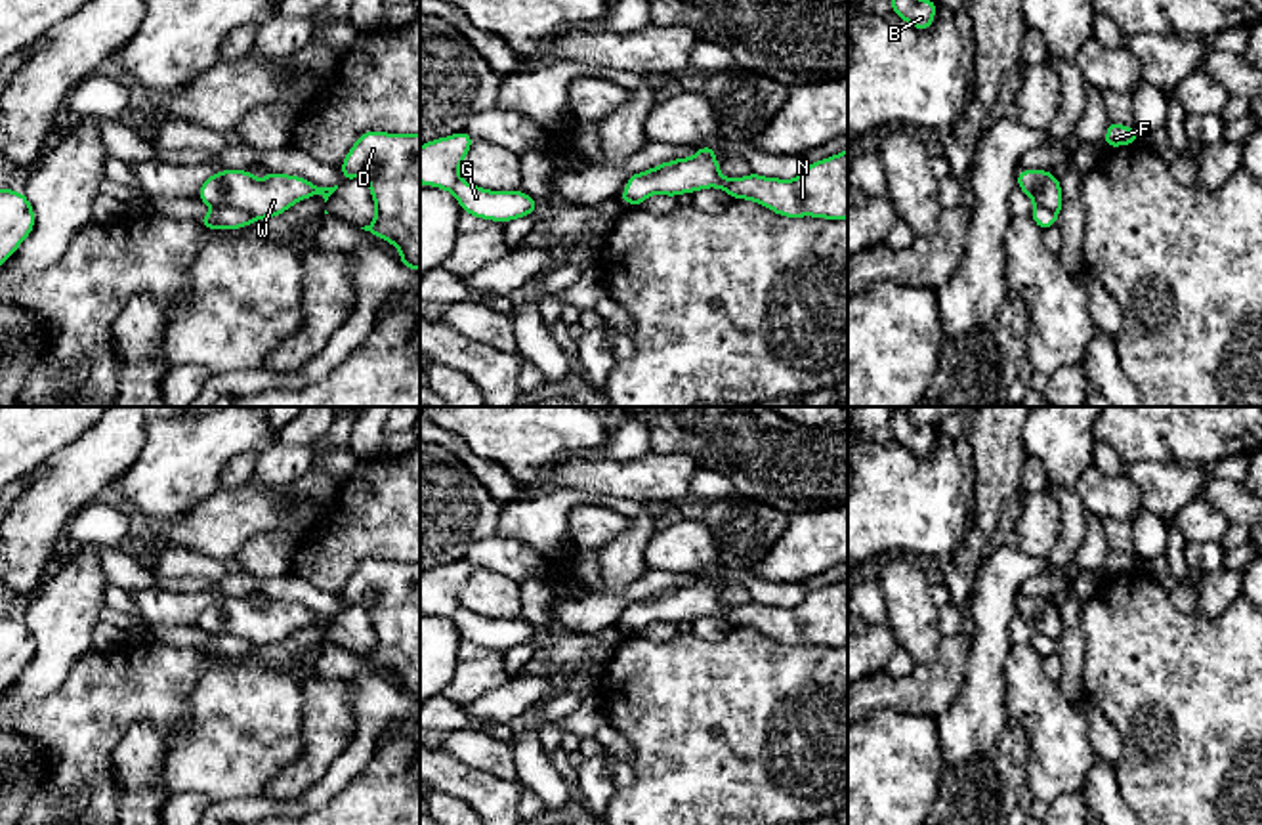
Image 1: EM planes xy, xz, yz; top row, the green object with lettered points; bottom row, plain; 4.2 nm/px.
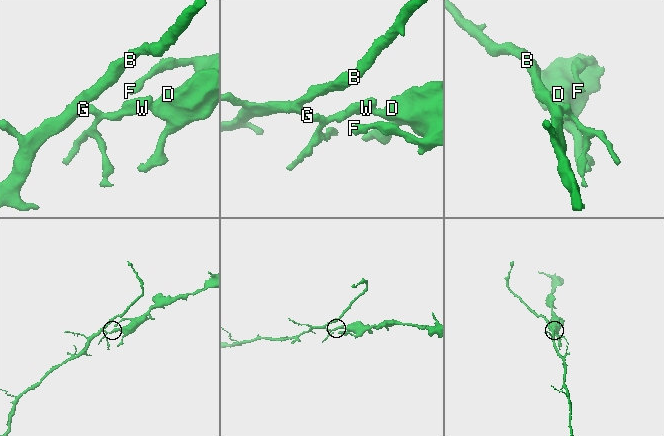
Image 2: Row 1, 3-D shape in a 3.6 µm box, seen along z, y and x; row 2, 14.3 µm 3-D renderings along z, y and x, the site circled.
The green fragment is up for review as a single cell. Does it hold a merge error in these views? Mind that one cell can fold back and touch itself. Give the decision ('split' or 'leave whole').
split

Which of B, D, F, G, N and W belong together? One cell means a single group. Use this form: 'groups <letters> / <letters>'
groups B G / D F N W

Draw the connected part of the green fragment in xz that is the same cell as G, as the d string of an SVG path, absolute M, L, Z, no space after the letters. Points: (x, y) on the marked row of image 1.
M464 130L420 147L420 183L452 193L460 208L475 218L506 223L536 210L536 199L519 191L489 191L460 178L460 164L473 138Z

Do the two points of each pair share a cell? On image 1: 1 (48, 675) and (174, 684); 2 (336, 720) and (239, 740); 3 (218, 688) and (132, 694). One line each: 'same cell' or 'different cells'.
1: different cells
2: different cells
3: different cells

